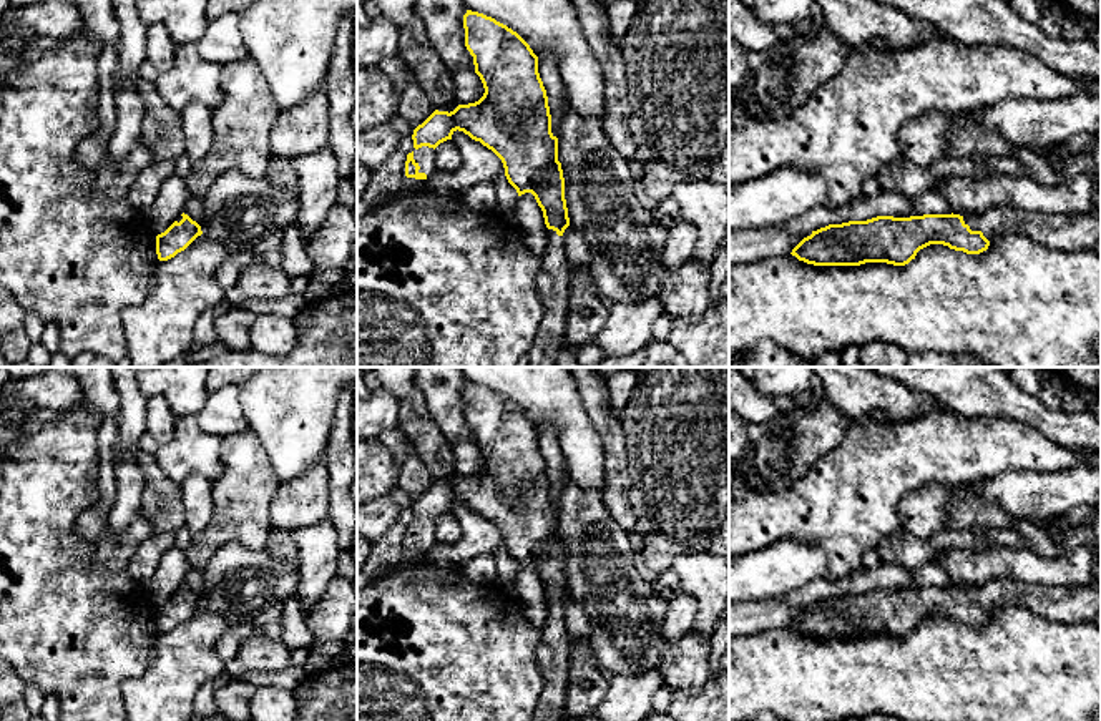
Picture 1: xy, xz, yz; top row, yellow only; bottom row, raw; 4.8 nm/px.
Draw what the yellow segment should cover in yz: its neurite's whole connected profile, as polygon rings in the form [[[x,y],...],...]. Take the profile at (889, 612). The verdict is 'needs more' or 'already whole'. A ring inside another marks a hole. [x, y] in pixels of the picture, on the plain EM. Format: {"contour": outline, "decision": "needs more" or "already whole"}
{"contour": [[[995,578],[981,586],[877,588],[829,596],[804,610],[792,628],[814,638],[905,638],[930,616],[980,626],[998,608],[1023,606],[1059,623],[1094,621],[1101,615],[1101,580],[1089,585],[1038,585]]], "decision": "needs more"}

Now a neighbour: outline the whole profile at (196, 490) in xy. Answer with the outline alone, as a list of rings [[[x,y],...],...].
[[[189,475],[179,487],[186,510],[186,528],[193,535],[199,535],[213,520],[213,482],[203,475]]]

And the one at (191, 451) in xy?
[[[183,415],[176,419],[174,437],[158,447],[156,460],[176,483],[189,475],[203,475],[216,482],[223,473],[221,442],[223,437],[204,432],[194,415]]]

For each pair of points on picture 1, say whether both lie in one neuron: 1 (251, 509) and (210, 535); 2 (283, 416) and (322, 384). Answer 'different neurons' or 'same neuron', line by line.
1: same neuron
2: same neuron

